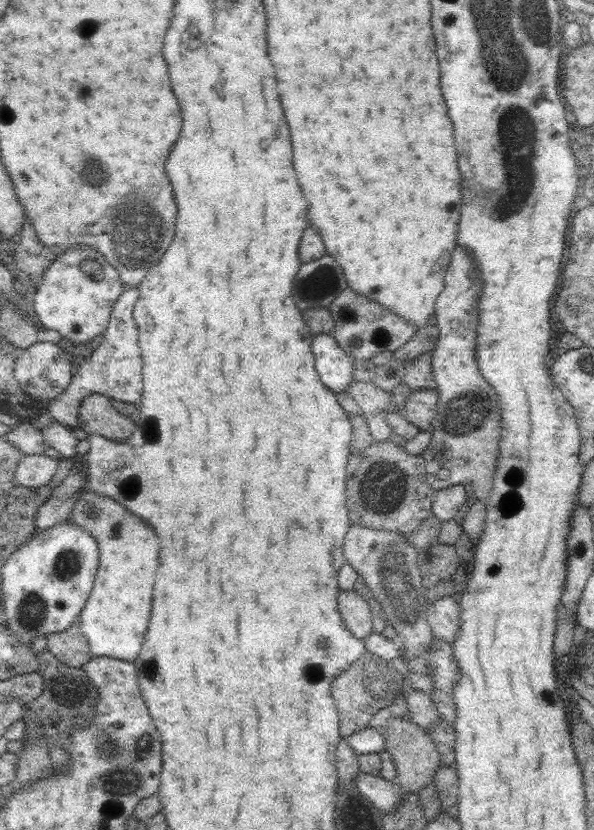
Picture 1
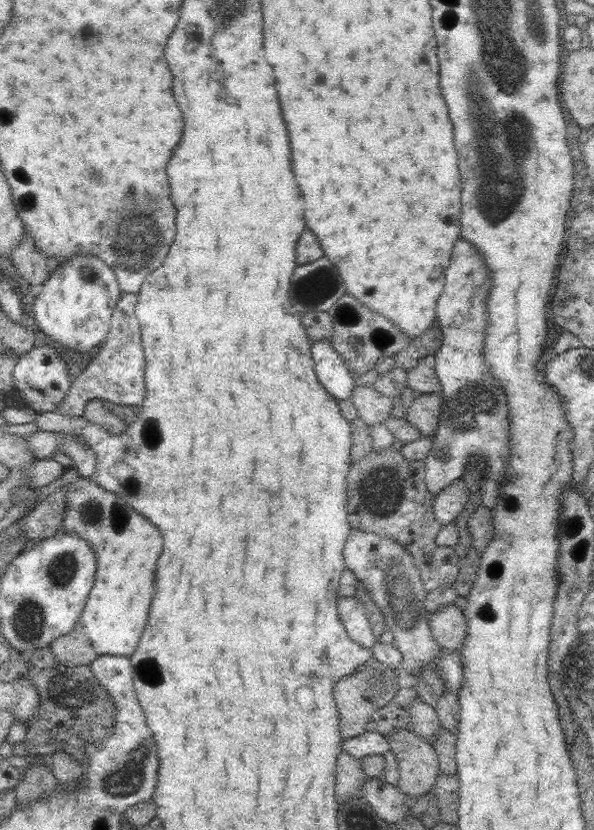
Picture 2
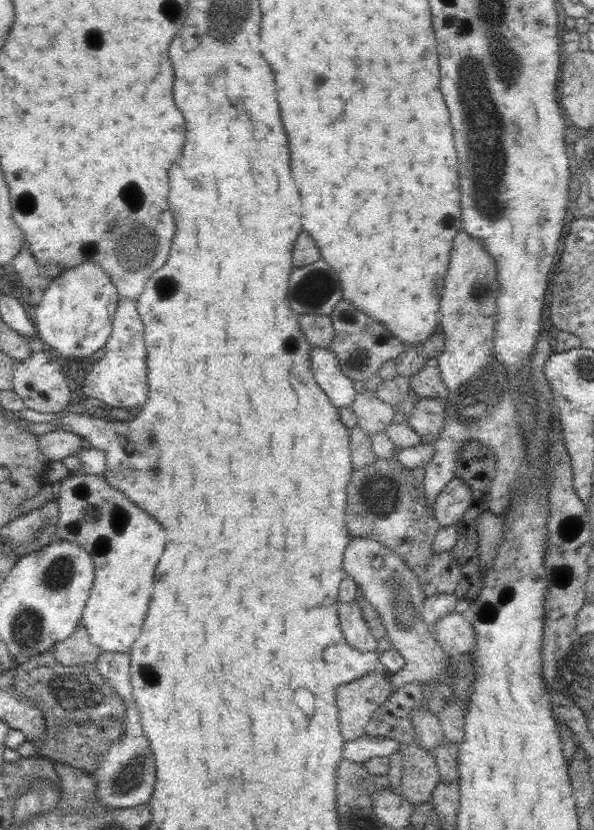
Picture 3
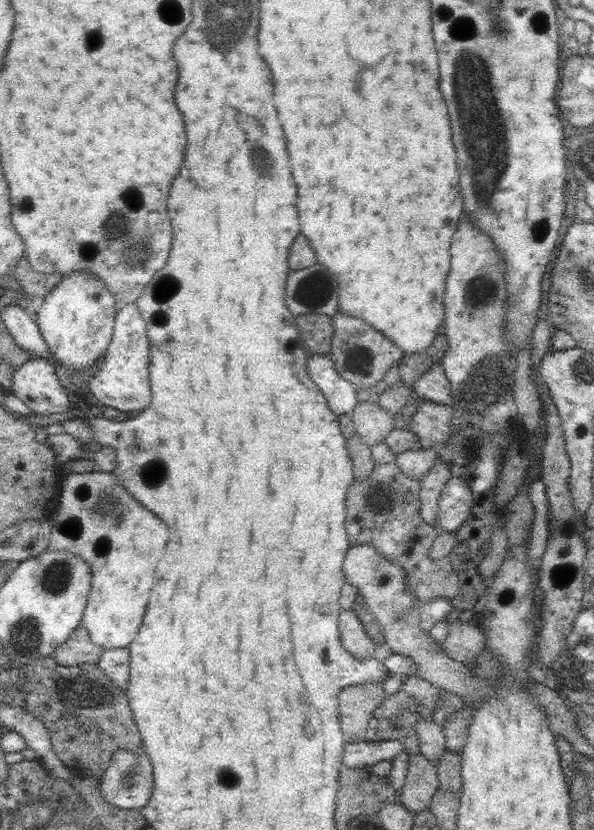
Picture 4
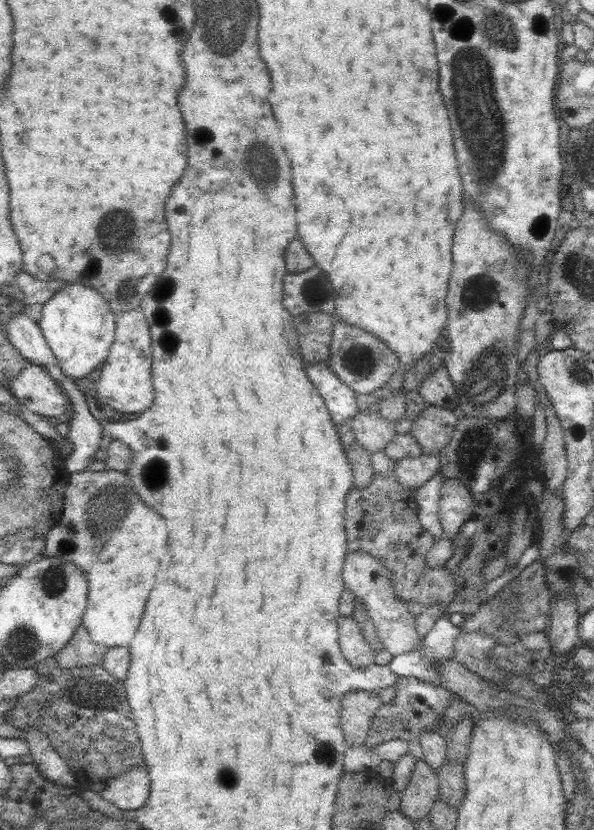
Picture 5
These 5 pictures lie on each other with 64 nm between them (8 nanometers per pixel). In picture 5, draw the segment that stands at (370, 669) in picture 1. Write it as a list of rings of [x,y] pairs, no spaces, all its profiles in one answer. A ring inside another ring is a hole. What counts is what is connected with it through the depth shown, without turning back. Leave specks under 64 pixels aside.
[[[351,690],[341,700],[341,730],[345,744],[351,748],[363,746],[365,738],[373,726],[373,718],[381,708],[377,692]]]

